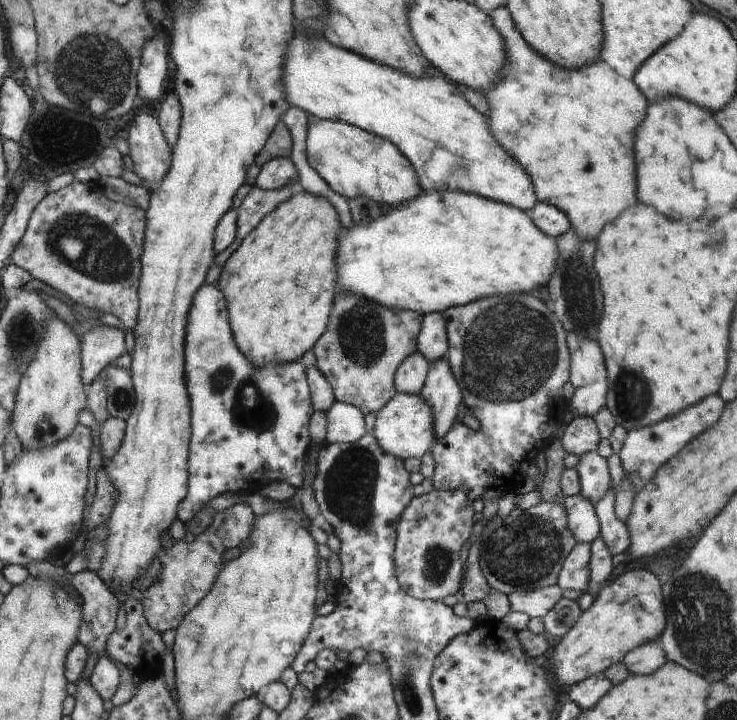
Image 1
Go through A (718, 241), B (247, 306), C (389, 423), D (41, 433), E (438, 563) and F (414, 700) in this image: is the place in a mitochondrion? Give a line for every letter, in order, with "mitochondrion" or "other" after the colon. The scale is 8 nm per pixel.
A: mitochondrion
B: other
C: other
D: other
E: mitochondrion
F: mitochondrion

